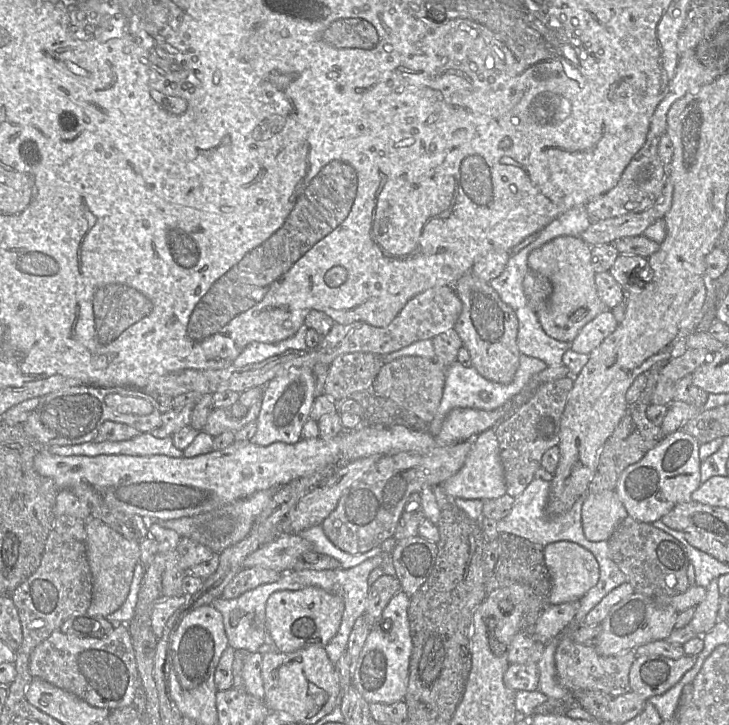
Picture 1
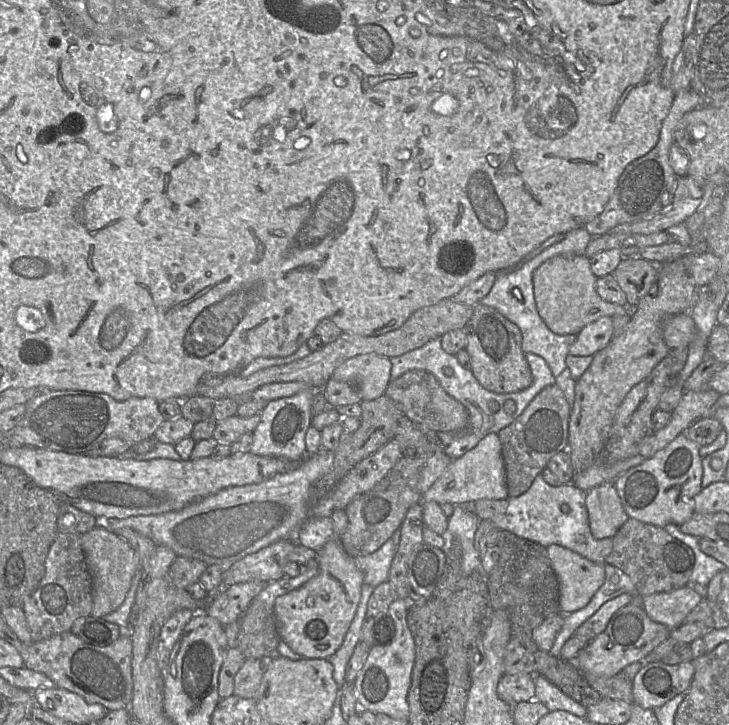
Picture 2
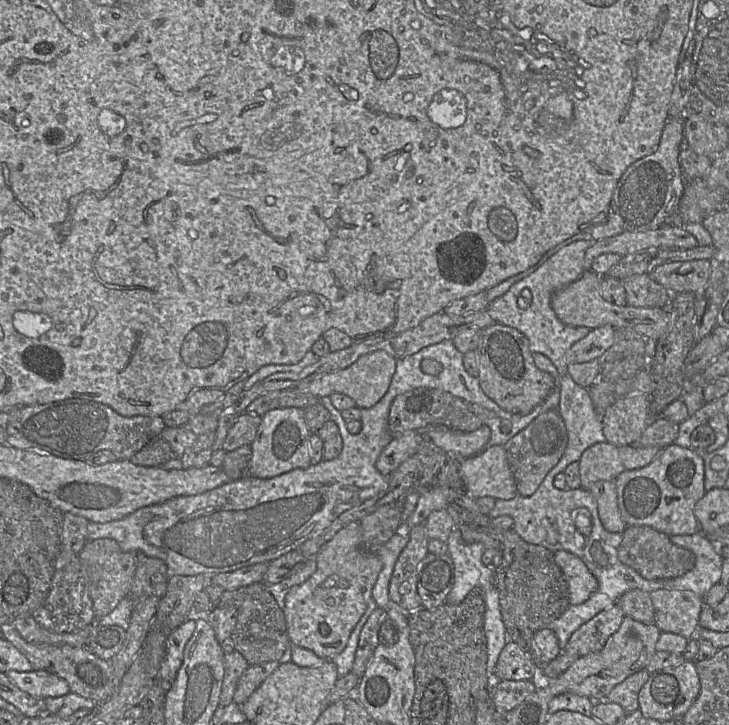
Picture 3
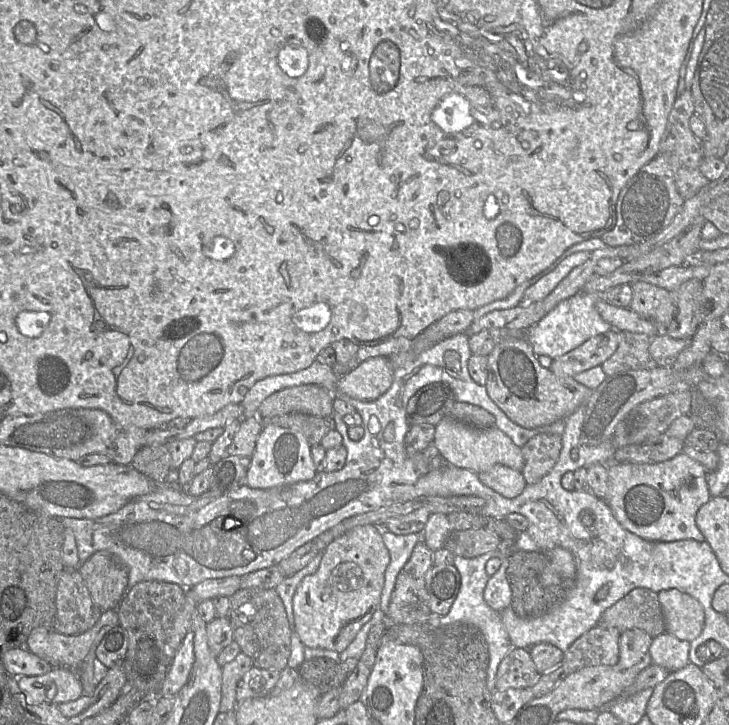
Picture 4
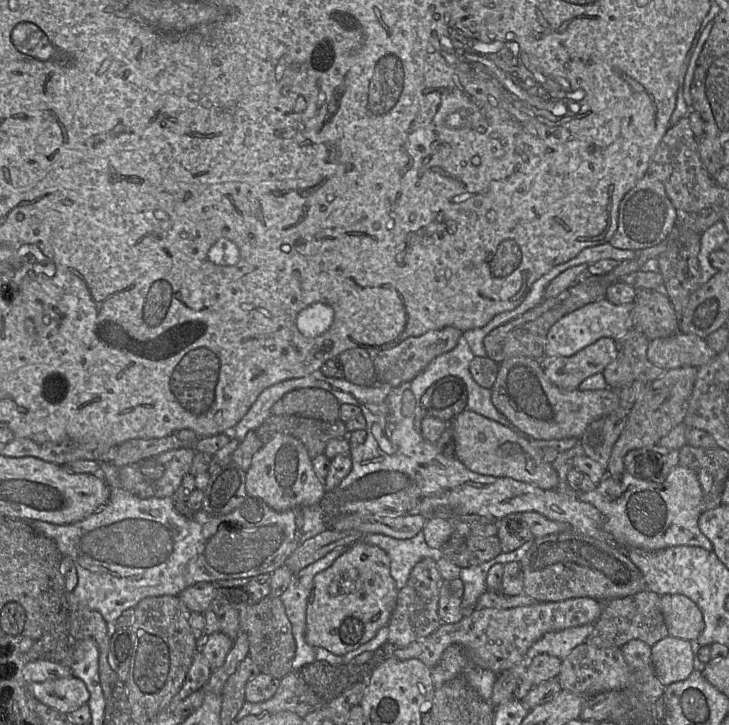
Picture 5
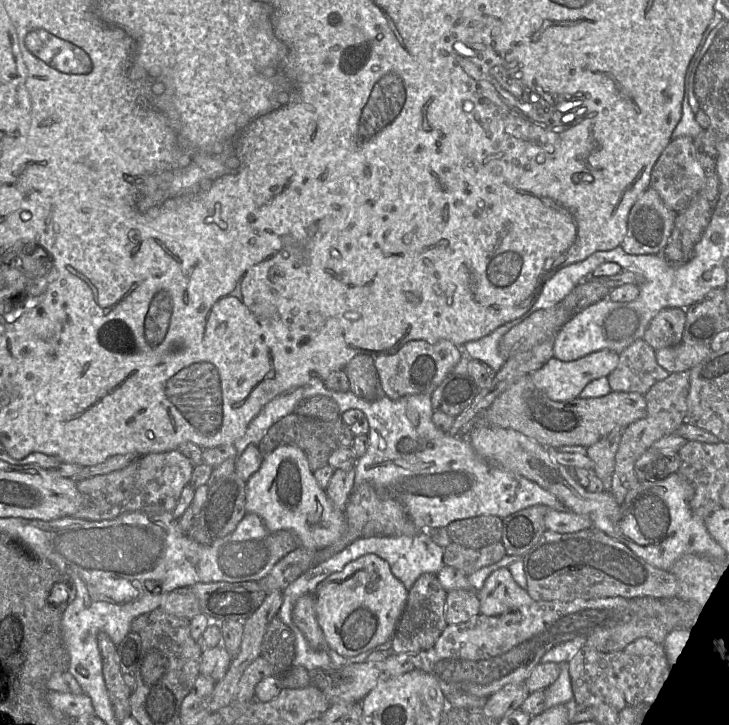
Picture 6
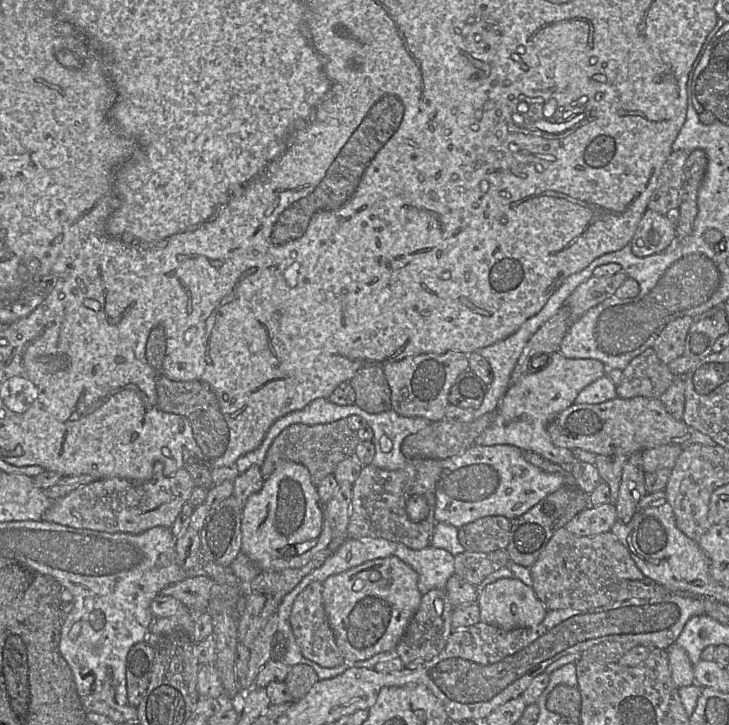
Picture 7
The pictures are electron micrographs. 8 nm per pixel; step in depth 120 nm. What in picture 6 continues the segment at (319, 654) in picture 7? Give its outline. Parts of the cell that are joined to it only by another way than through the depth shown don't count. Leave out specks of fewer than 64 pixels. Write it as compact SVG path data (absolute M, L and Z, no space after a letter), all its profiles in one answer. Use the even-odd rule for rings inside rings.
M313 593L302 595L294 604L292 619L303 633L311 648L327 652L329 647L319 626L315 605L316 600Z

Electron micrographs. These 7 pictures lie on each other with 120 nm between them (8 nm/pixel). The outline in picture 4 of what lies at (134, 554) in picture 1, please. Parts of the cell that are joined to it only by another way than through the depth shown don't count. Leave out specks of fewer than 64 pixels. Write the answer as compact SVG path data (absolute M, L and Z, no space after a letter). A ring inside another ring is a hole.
M100 550L79 566L94 604L102 611L117 610L126 594L128 570L109 551Z

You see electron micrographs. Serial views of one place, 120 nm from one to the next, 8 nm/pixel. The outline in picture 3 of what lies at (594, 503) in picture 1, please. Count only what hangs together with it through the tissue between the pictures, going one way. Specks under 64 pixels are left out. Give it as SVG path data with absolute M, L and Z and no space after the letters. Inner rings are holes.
M597 481L590 492L598 505L598 514L603 527L613 533L623 533L628 526L623 520L618 506L617 490L614 481Z

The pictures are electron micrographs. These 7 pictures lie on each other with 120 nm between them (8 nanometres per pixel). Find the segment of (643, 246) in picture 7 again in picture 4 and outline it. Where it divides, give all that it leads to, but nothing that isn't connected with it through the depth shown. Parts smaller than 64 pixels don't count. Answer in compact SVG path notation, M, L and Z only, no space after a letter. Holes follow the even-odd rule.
M659 153L622 189L616 204L616 224L600 238L610 247L634 245L651 239L673 221L684 201L678 192L667 157Z

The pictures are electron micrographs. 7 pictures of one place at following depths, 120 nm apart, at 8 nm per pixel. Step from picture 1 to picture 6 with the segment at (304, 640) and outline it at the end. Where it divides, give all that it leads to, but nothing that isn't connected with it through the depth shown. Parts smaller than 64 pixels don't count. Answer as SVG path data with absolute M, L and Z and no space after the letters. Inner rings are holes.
M365 554L320 582L314 596L317 620L329 649L341 656L352 657L391 640L406 606L408 590L393 575L387 561L376 554Z

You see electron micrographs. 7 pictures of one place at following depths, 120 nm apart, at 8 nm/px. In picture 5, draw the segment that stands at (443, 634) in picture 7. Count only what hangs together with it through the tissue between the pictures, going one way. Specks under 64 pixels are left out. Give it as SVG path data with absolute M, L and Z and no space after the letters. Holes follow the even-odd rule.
M424 558L413 567L406 585L398 591L396 605L387 624L389 643L406 647L439 628L442 624L438 614L442 580L436 561L432 558Z

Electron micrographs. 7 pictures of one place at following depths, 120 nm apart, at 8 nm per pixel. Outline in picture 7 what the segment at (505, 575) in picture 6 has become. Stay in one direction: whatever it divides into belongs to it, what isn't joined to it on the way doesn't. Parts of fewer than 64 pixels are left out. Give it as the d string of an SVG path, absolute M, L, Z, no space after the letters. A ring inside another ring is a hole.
M516 577L501 578L487 584L480 590L477 603L480 609L480 621L505 631L537 626L548 611L537 598L533 588Z

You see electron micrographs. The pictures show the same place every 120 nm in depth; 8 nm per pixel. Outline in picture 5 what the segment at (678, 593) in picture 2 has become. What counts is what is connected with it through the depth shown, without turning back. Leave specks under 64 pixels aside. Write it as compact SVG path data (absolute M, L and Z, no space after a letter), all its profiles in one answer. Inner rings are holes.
M683 594L660 596L661 609L671 636L693 640L704 629L704 619L697 604Z

